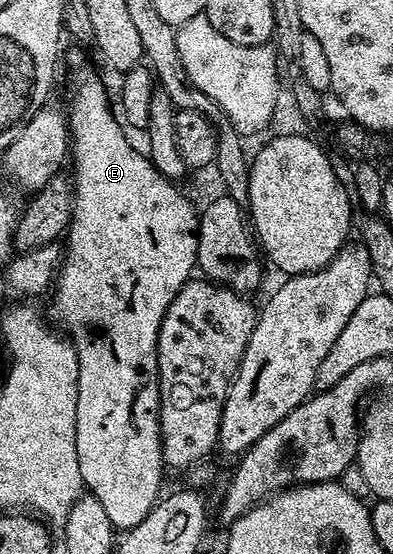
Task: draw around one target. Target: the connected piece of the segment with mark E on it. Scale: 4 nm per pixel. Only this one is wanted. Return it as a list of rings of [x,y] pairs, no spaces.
[[[85,63],[81,65],[73,73],[73,110],[68,110],[67,120],[69,123],[69,136],[71,138],[71,165],[73,161],[74,173],[71,173],[71,180],[73,183],[73,218],[69,221],[67,230],[67,240],[63,245],[63,260],[61,263],[61,271],[57,274],[55,288],[52,290],[51,298],[53,297],[53,317],[52,320],[60,326],[62,330],[69,329],[67,332],[68,340],[73,342],[77,349],[77,362],[79,363],[79,387],[77,388],[77,454],[79,455],[79,475],[81,476],[81,484],[95,499],[99,499],[99,504],[102,505],[103,511],[107,511],[107,519],[111,519],[114,530],[124,531],[126,529],[134,529],[139,523],[143,523],[143,519],[147,519],[147,515],[152,511],[154,505],[157,504],[159,498],[162,496],[163,488],[161,489],[161,469],[163,470],[163,458],[161,456],[161,392],[159,391],[159,367],[157,366],[157,336],[159,335],[159,327],[163,323],[163,315],[167,311],[167,307],[171,307],[171,303],[175,299],[175,295],[179,290],[185,286],[185,282],[194,276],[195,266],[197,263],[197,222],[199,220],[198,206],[193,206],[179,190],[177,185],[168,177],[163,176],[159,170],[153,165],[152,161],[144,152],[141,153],[135,146],[129,142],[129,137],[125,134],[127,132],[126,126],[119,120],[118,114],[113,114],[111,106],[111,98],[109,92],[105,90],[105,84],[101,82],[101,74],[92,64]]]

